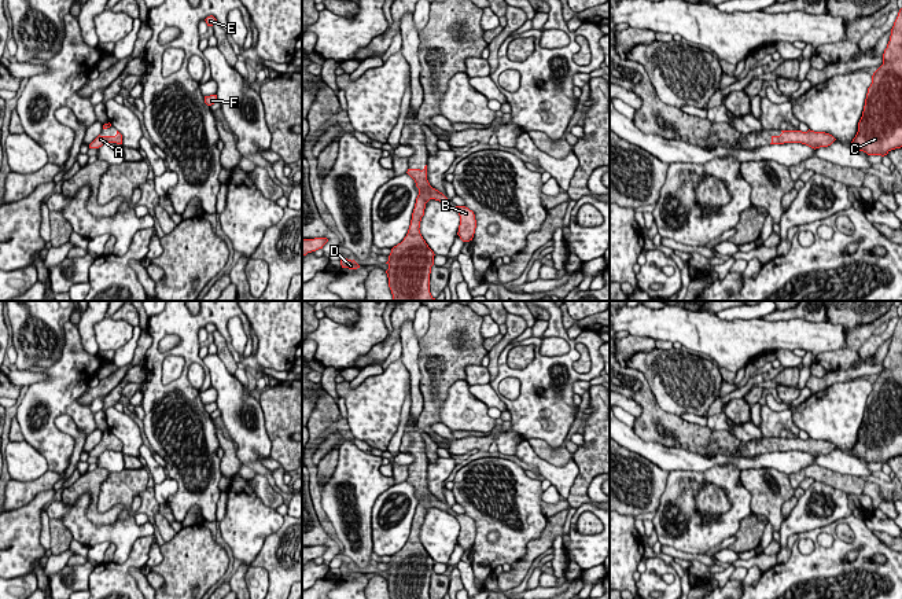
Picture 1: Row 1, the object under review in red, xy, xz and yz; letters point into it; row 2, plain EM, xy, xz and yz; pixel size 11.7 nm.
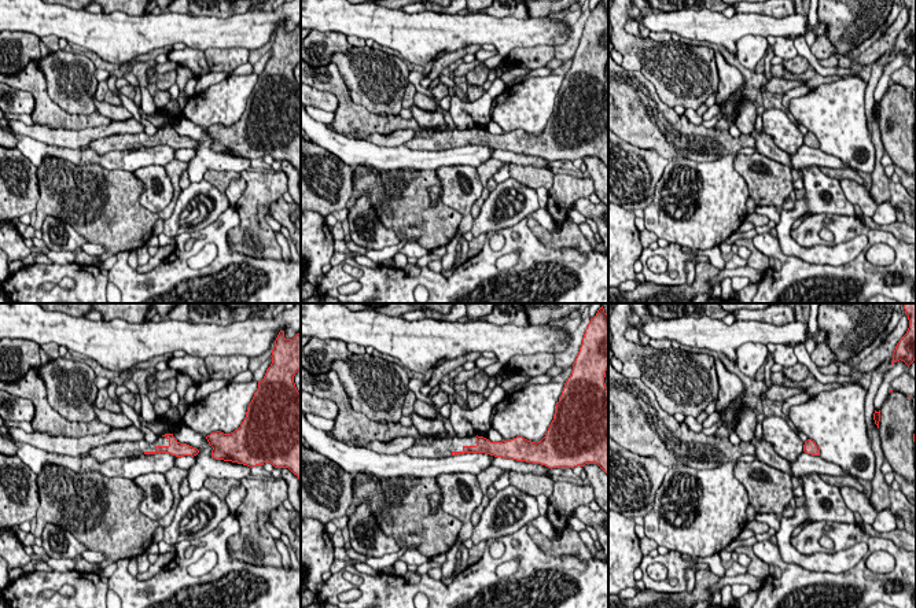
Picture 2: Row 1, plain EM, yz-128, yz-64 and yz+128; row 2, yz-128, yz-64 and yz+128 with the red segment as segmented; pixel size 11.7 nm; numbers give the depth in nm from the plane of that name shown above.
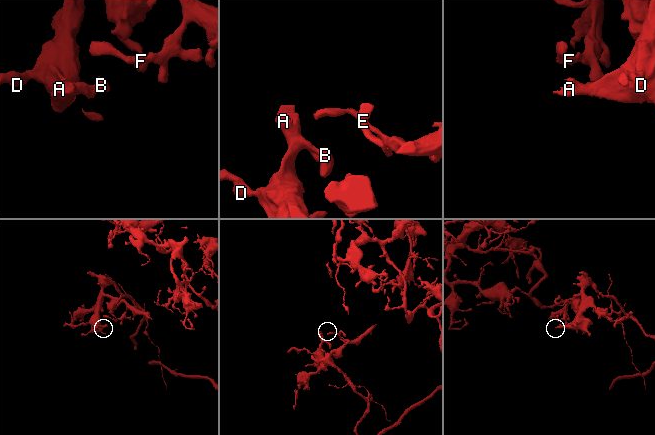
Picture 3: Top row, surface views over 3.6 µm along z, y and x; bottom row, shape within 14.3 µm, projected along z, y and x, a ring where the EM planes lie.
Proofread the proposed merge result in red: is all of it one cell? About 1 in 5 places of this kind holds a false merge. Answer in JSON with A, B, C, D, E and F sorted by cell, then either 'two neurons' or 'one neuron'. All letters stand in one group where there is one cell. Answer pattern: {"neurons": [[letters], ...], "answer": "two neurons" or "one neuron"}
{"neurons": [["A", "B", "C", "D", "E", "F"]], "answer": "one neuron"}

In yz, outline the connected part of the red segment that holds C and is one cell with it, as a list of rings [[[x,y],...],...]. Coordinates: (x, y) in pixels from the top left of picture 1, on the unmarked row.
[[[902,316],[891,337],[883,372],[872,383],[851,453],[881,464],[902,455]]]

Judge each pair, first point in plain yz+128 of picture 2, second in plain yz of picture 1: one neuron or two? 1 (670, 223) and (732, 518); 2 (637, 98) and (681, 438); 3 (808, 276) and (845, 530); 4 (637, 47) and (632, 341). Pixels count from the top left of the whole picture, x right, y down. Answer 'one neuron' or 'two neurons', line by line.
1: one neuron
2: one neuron
3: two neurons
4: two neurons

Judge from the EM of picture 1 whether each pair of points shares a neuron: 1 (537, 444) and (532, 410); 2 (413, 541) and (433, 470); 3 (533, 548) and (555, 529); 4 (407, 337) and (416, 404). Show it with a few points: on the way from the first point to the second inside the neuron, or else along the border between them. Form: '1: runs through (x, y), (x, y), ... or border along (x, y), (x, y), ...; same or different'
1: border along (527, 440), (542, 438), (553, 447), (563, 444); different
2: border along (427, 462), (427, 489), (441, 500); different
3: runs through (538, 546), (549, 535); same
4: runs through (411, 353), (415, 388); same

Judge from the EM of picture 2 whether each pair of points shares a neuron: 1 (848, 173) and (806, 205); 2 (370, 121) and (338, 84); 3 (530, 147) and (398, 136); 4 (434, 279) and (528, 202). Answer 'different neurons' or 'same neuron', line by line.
1: different neurons
2: same neuron
3: different neurons
4: different neurons

